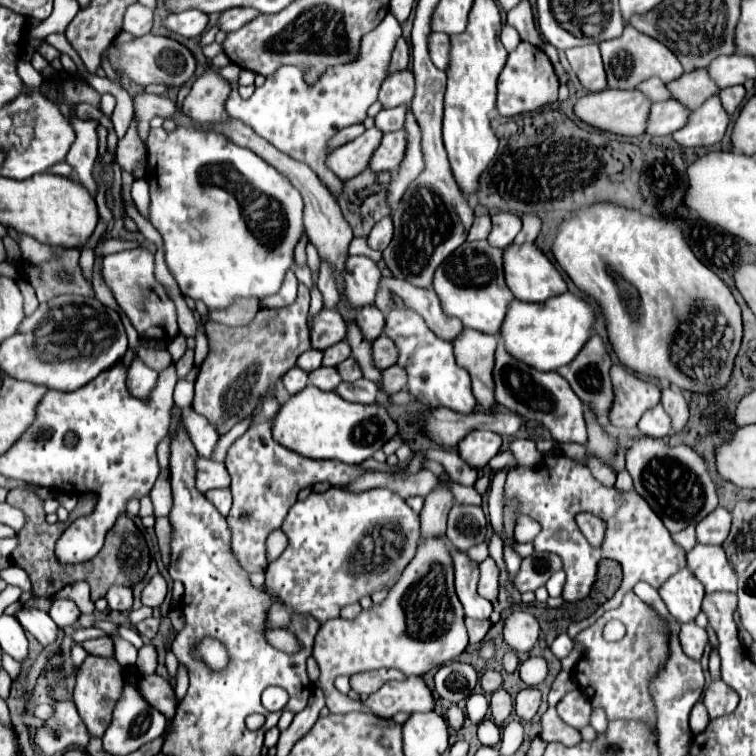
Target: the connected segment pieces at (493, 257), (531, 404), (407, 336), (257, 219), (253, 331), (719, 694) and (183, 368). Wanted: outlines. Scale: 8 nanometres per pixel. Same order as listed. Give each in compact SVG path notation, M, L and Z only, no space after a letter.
M465 241L459 249L455 249L437 267L433 275L433 289L445 315L457 317L463 327L491 335L499 333L507 305L513 301L513 295L503 277L503 249L491 247L487 241Z
M503 343L497 345L495 353L495 399L499 405L507 407L509 411L517 413L523 419L537 421L545 425L553 437L555 443L587 443L587 431L585 431L585 419L583 419L583 403L579 397L571 391L569 383L557 373L557 371L547 371L541 373L515 357L511 357Z
M393 295L395 309L391 309L385 317L383 333L395 341L399 347L397 365L407 371L407 391L425 407L447 407L457 413L471 413L477 405L471 393L471 379L463 367L457 367L453 345L439 339L423 321L419 313L407 309L407 305Z
M221 51L213 57L209 69L195 79L183 101L183 115L187 115L195 127L175 127L173 131L163 127L153 129L145 141L149 165L149 173L145 169L145 179L151 185L149 217L165 241L167 267L177 279L181 293L191 299L201 299L209 309L223 309L233 303L235 297L263 299L279 291L285 271L293 265L295 245L305 231L303 197L291 187L289 179L279 175L279 171L251 149L235 145L213 129L205 131L207 125L223 125L229 119L225 99L231 93L231 85L219 75L219 69L225 65L229 65L229 57Z
M299 283L299 295L293 305L283 309L261 307L247 325L227 327L211 319L207 321L209 353L199 367L193 409L207 417L219 435L225 435L237 421L251 417L257 397L275 397L275 383L295 365L295 359L311 347L307 313L309 289Z
M715 679L715 681L709 683L707 691L703 693L703 703L705 703L707 711L709 711L709 717L715 719L715 717L719 717L719 715L731 713L731 711L737 707L739 697L737 697L735 691L733 691L729 685L725 685L721 679Z
M187 349L183 353L183 357L177 361L177 375L179 375L179 379L185 379L185 375L189 373L191 367L193 367L193 349Z

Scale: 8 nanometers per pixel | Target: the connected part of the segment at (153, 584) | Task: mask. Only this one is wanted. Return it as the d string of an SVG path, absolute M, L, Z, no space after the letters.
M157 573L157 575L149 581L149 585L143 589L141 601L143 601L143 605L155 609L155 607L159 607L159 605L163 603L165 595L167 595L167 583L165 583L165 579Z

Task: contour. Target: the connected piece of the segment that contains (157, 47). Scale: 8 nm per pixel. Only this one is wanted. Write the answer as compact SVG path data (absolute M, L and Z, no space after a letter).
M151 33L137 37L131 43L123 43L123 45L113 43L111 65L119 67L121 73L129 75L131 81L135 81L141 87L145 87L149 83L161 83L167 87L181 87L193 77L193 73L197 69L197 61L185 45L181 45L179 41L175 41L171 37L161 37L161 35L151 35Z

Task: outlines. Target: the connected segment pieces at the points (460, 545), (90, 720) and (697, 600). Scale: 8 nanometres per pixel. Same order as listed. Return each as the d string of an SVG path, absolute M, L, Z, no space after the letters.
M453 503L447 519L447 539L459 551L467 551L475 543L487 541L489 527L481 507Z
M87 655L87 659L79 665L77 681L73 689L73 703L77 705L77 711L91 735L101 737L105 727L111 723L111 711L121 695L121 689L123 689L123 673L121 673L121 665L113 657Z
M681 569L659 589L659 595L679 623L689 623L699 615L705 593L703 585L691 575L691 571Z

